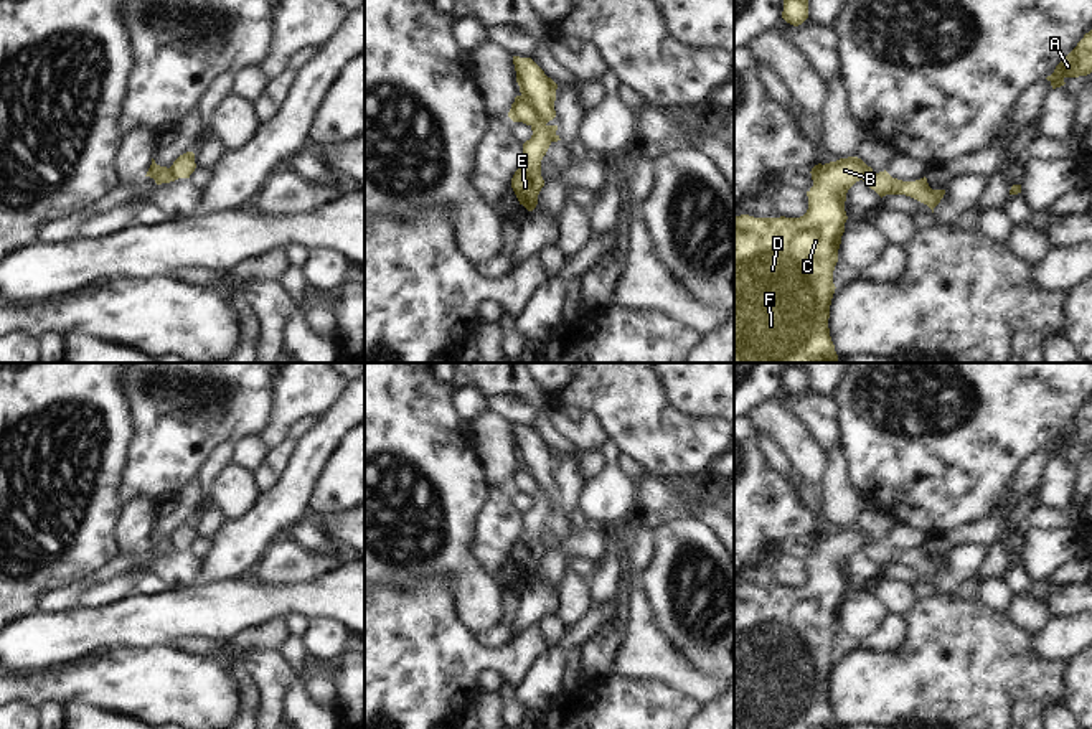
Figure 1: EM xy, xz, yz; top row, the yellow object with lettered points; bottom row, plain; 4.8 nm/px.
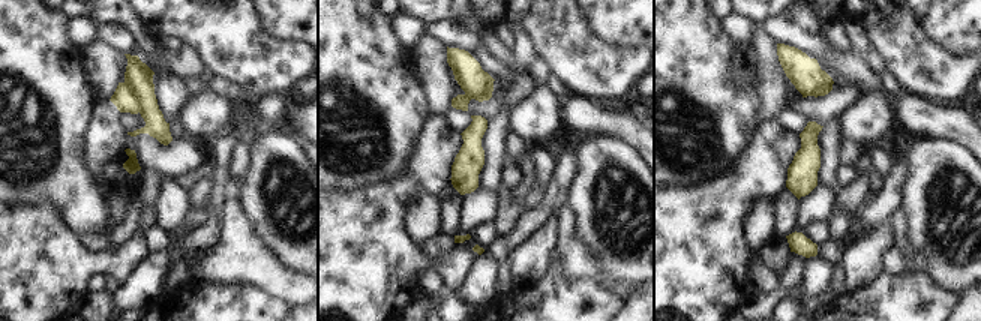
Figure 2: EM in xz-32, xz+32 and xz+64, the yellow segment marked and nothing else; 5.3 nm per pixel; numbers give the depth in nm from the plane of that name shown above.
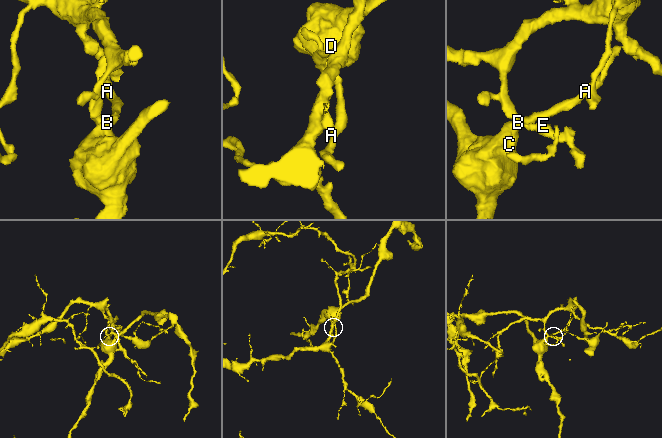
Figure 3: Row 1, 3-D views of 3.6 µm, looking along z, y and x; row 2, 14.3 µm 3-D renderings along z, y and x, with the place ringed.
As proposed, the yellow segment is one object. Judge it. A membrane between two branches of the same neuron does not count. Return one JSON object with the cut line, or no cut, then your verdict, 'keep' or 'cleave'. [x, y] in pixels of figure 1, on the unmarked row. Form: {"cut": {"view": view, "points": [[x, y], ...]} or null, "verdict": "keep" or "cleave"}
{"cut": {"view": "xz", "points": [[522, 464], [550, 498], [551, 510]]}, "verdict": "cleave"}

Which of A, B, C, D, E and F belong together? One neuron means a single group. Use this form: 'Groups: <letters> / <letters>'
Groups: A B C D F / E

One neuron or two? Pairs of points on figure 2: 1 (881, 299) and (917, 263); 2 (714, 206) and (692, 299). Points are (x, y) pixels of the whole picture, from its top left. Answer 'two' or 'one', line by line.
1: two
2: one

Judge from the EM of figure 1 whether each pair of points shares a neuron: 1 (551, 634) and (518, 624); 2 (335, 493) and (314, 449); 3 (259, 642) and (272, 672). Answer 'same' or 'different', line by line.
1: different
2: different
3: different

